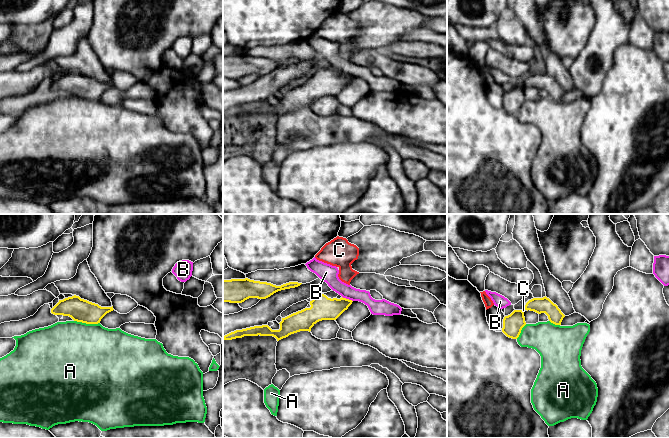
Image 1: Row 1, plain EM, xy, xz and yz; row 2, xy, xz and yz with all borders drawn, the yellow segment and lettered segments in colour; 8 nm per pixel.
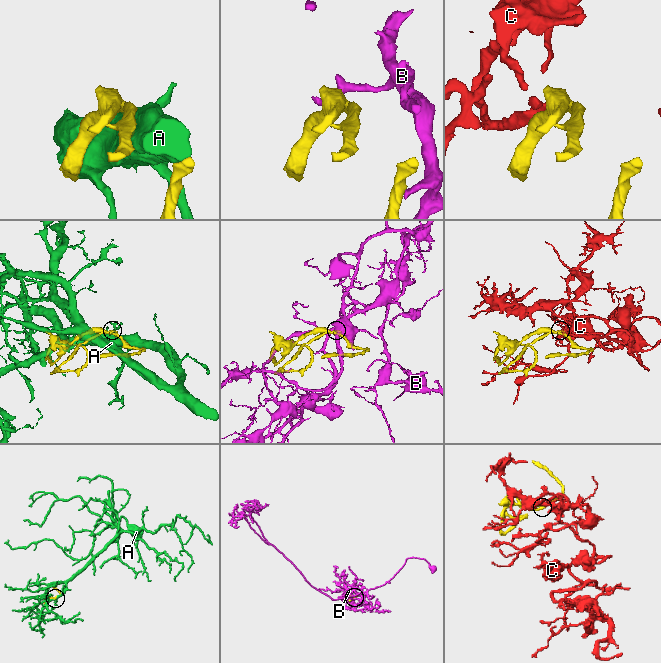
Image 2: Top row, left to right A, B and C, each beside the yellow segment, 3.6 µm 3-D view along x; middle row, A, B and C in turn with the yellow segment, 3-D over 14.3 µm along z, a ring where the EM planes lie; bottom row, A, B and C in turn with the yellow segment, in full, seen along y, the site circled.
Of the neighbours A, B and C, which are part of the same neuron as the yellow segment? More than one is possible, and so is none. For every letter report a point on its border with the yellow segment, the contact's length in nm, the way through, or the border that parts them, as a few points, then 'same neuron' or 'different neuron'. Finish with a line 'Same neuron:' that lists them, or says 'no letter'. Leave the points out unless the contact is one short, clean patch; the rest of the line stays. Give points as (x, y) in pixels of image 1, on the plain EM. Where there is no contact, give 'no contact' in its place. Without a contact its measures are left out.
A: xy (87, 99) | 200 nm | different neuron
B: xz (347, 75) | 100 nm | along xz (342, 72), (352, 77) | different neuron
C: yz (524, 85) | 40 nm | same neuron
Same neuron: C

